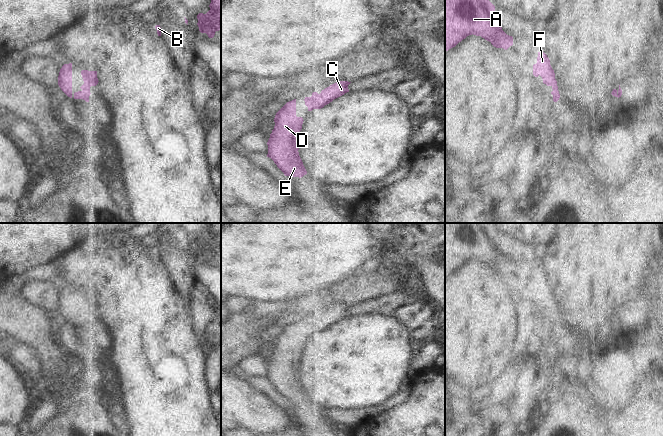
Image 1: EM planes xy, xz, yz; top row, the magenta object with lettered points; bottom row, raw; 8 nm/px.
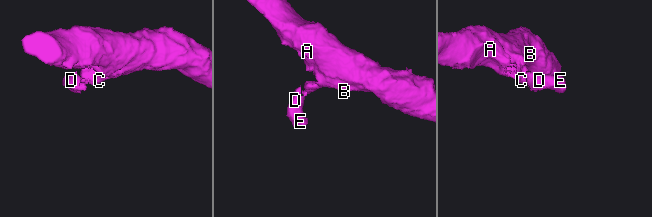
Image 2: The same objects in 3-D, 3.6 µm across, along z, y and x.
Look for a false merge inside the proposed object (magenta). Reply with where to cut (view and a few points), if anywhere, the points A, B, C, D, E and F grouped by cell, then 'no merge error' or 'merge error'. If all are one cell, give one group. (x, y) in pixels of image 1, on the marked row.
cut none; groups A B C D E F; no merge error

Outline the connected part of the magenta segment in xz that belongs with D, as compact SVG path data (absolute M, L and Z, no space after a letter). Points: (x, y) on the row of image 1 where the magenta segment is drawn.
M296 99L287 102L275 115L275 126L267 142L268 154L289 177L303 177L307 171L299 156L298 138L303 118L296 116Z

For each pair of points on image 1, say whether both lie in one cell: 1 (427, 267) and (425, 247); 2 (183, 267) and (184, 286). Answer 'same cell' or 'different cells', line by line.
1: different cells
2: same cell

